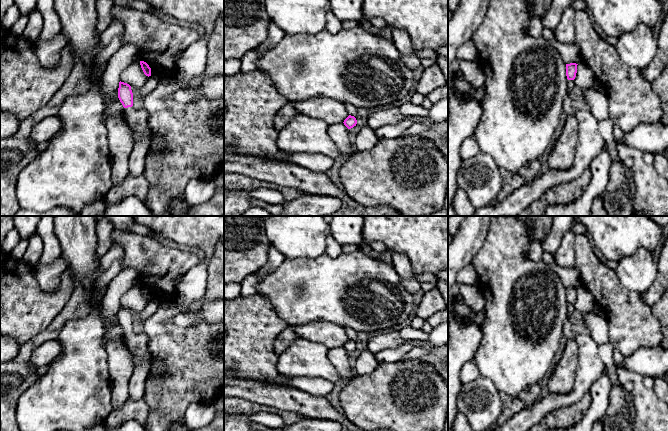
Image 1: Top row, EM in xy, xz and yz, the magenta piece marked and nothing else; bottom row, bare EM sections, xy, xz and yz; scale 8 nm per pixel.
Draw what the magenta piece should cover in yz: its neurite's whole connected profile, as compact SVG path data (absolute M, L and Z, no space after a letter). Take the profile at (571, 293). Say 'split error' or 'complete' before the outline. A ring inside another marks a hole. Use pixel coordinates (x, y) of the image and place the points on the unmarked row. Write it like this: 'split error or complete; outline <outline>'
complete; outline M576 287L566 288L566 300L568 304L574 304L577 297L577 289Z

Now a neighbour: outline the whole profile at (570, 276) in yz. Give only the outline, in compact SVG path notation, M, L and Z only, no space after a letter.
M544 253L543 260L555 270L565 288L580 287L580 272L576 267L562 267L556 262L555 255Z

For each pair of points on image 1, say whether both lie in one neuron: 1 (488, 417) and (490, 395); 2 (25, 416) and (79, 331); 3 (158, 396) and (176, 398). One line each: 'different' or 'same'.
1: same
2: same
3: same

